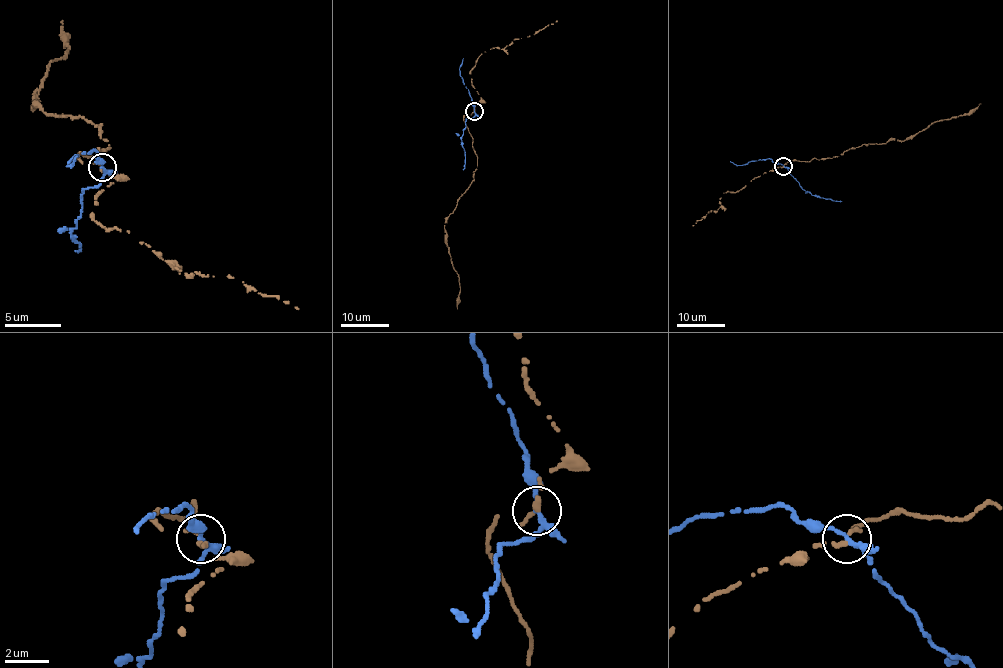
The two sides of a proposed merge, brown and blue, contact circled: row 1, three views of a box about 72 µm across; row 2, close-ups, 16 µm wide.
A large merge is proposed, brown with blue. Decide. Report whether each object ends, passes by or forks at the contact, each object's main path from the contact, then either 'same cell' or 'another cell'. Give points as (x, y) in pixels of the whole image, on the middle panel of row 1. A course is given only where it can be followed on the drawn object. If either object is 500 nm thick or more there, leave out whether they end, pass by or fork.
brown ends there; blue forks there; brown runs (474, 112), (466, 113), (463, 120), (473, 139), (477, 169), (444, 223), (448, 253), (460, 285), (457, 309); blue runs (474, 112), (474, 116), (466, 120), (461, 137), (465, 153), (462, 169); another cell

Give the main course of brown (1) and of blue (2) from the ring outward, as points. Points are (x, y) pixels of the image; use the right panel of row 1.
1: (784, 167), (792, 161), (831, 158), (864, 144), (904, 140), (931, 124), (970, 114), (981, 103)
2: (784, 165), (809, 193), (841, 201)

